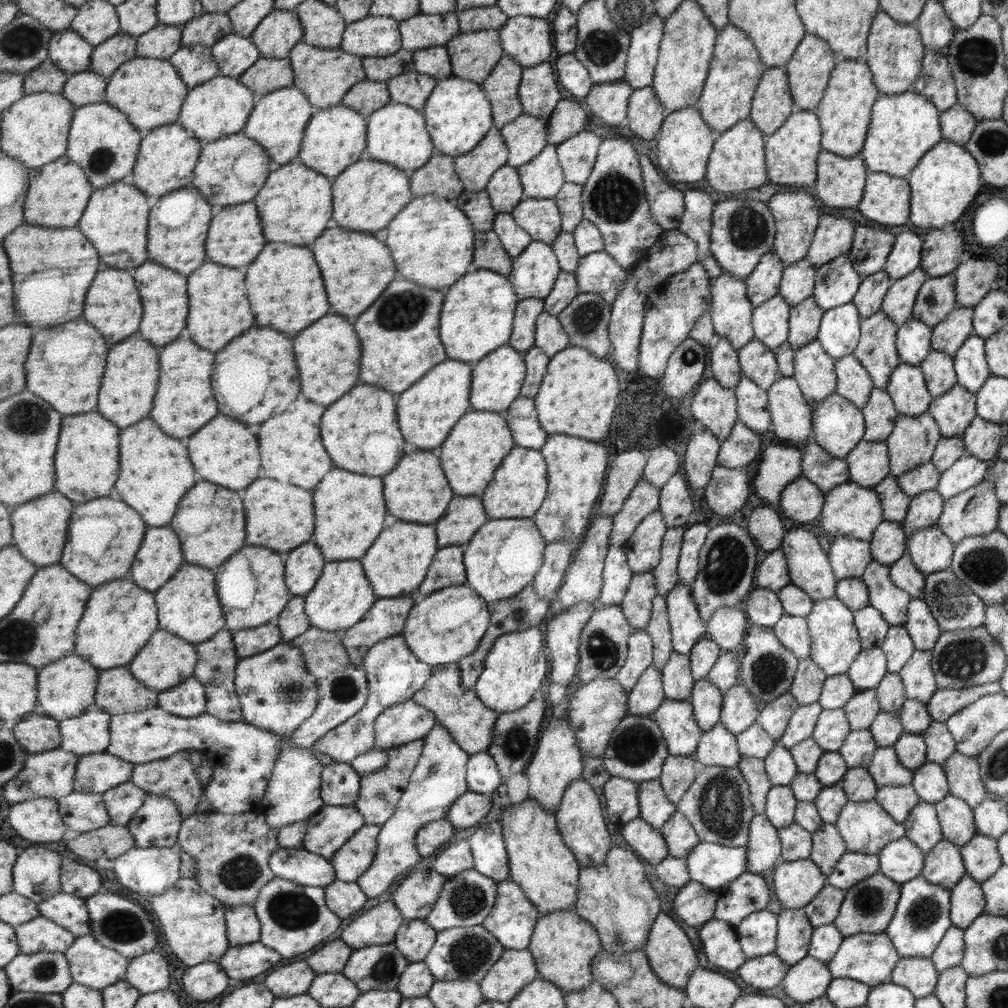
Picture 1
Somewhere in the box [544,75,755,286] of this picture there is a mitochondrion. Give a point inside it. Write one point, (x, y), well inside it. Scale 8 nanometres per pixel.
(614, 197)

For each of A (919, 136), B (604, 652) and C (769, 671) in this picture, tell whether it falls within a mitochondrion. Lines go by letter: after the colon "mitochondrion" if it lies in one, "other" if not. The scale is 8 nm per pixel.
A: other
B: mitochondrion
C: mitochondrion

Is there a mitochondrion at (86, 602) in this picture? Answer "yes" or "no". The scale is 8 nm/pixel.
no

